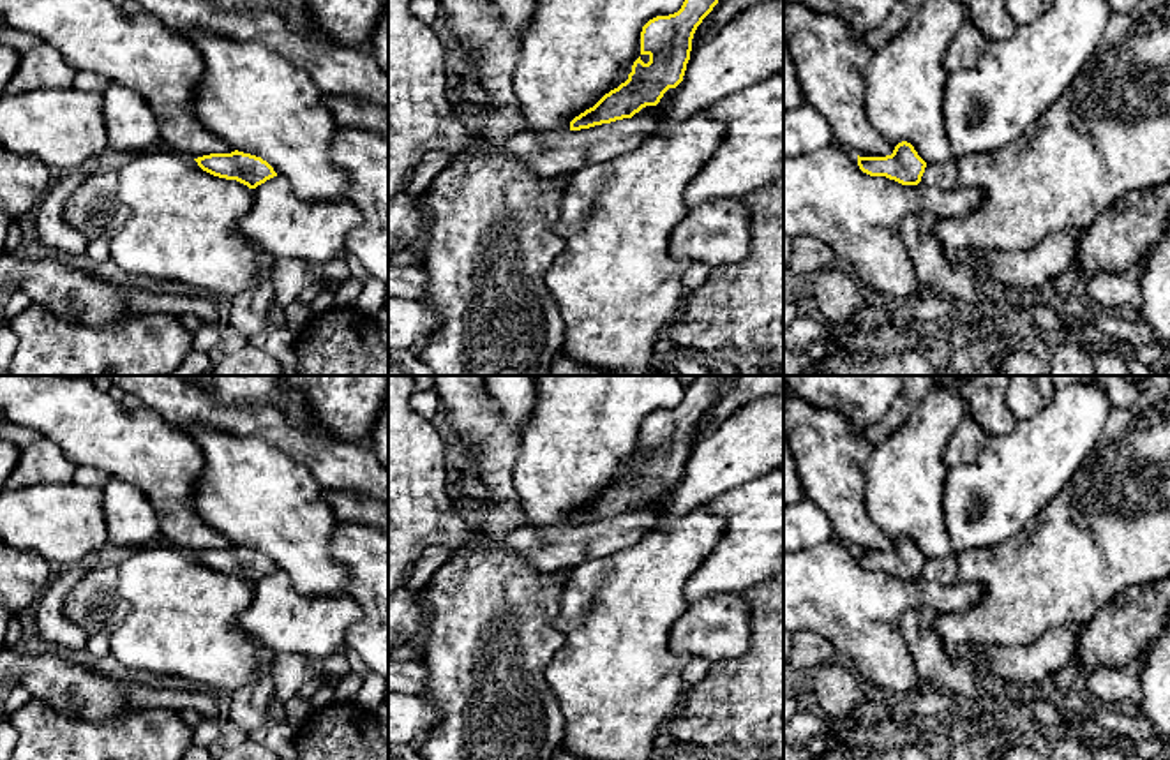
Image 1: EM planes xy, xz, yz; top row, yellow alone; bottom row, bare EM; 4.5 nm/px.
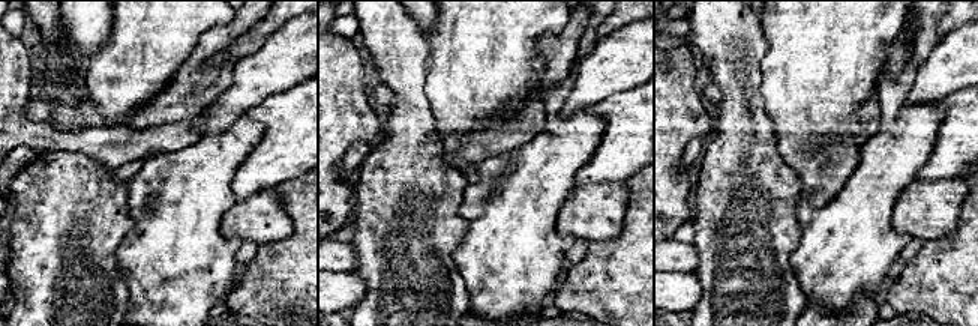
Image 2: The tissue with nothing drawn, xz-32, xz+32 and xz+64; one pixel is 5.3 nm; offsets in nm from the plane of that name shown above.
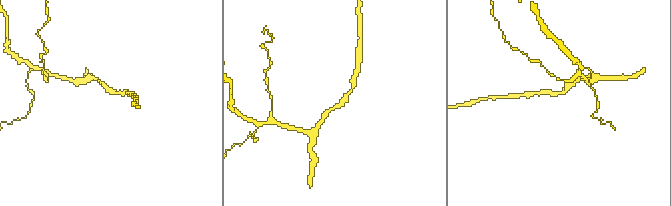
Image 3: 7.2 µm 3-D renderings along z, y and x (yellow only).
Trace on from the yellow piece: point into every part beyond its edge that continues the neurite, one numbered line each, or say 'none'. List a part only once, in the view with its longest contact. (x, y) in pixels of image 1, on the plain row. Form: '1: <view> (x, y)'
none

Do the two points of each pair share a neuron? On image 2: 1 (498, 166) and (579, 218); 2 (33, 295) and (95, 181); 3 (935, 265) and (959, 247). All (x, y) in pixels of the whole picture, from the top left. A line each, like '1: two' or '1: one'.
1: two
2: one
3: one

